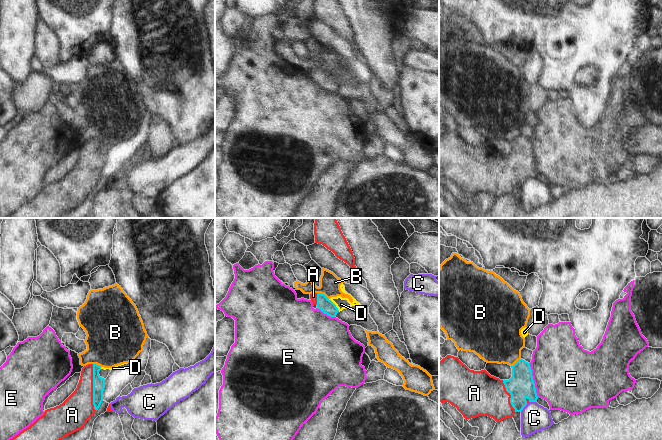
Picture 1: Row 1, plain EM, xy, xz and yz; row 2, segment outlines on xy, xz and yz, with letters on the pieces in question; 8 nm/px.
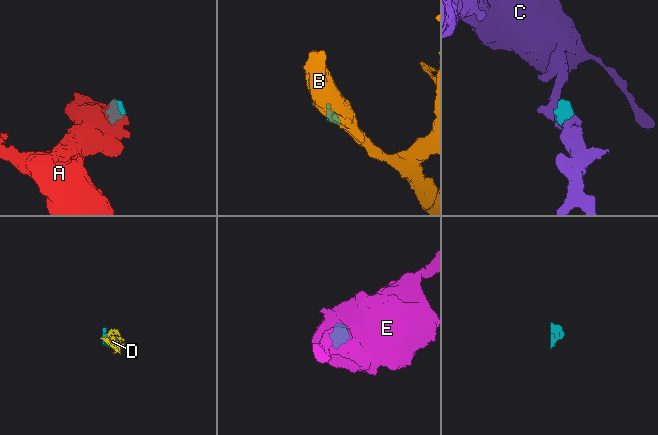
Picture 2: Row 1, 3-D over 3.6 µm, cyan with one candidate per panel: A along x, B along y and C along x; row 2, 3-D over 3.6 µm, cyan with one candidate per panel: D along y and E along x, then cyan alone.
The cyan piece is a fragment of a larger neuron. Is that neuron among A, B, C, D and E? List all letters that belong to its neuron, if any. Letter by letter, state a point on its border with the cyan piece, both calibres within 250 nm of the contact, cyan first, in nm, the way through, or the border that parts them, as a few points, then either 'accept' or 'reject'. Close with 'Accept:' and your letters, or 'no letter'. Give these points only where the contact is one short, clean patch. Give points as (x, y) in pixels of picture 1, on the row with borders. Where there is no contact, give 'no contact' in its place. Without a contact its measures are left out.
A: meets cyan in xy at (93, 387); 100 nm thick on the cyan side, 240 nm on the other; accept
B: meets cyan in xz at (323, 294); 110 nm thick on the cyan side, 160 nm on the other; border along xz (317, 292), (322, 293), (328, 299); reject
C: meets cyan in yz at (524, 406); 220 nm thick on the cyan side, 220 nm on the other; border along yz (527, 403), (520, 411); reject
D: meets cyan in xz at (335, 305); 110 nm thick on the cyan side, 100 nm on the other; border along xz (328, 299), (339, 311); reject
E: meets cyan in yz at (533, 380); 220 nm thick on the cyan side, 500 nm on the other; border along yz (528, 363), (538, 397); reject
Accept: A

